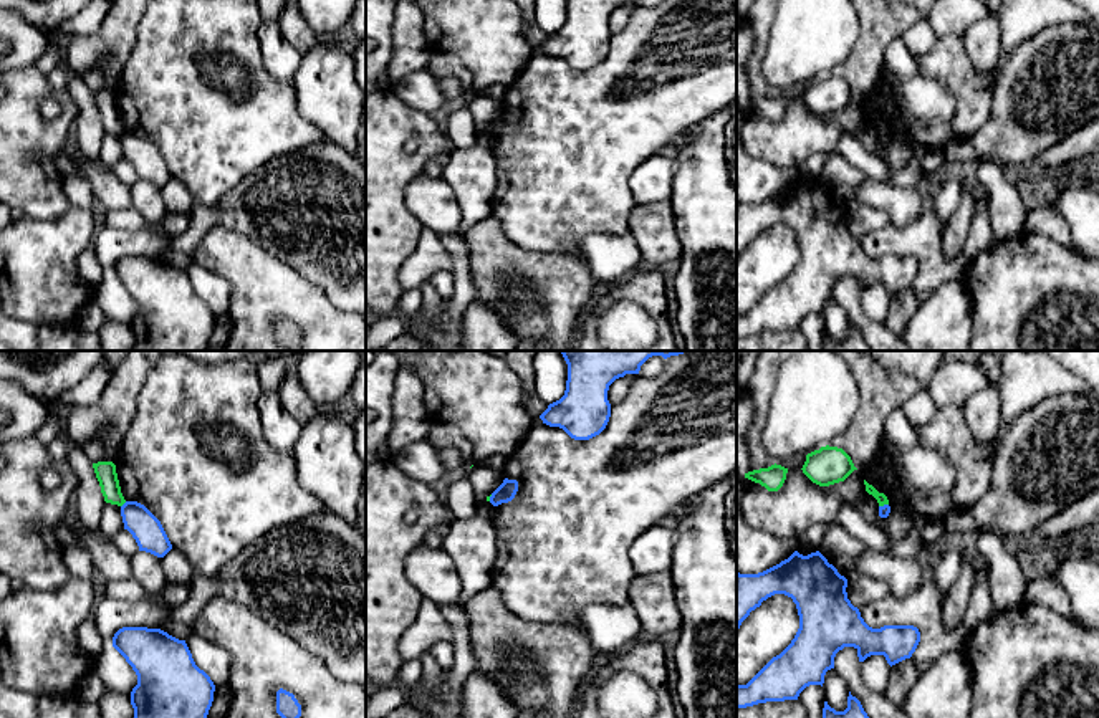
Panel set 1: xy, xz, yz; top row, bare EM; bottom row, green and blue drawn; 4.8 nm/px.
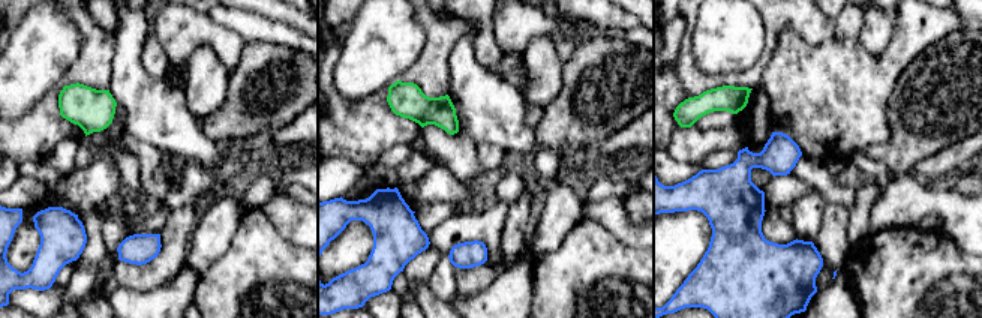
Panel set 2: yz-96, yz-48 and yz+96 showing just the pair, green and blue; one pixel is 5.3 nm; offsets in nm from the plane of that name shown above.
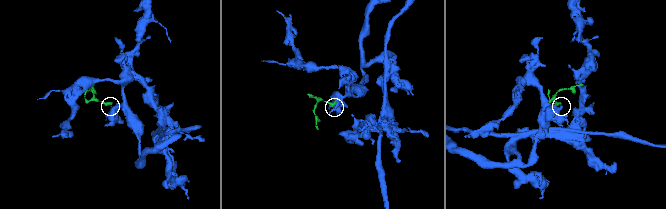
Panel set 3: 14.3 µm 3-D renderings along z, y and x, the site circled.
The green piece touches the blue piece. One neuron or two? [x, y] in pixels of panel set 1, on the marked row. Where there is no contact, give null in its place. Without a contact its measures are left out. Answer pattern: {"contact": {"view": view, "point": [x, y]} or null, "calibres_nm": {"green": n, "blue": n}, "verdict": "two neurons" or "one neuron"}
{"contact": {"view": "xy", "point": [123, 503]}, "calibres_nm": {"green": 100, "blue": 150}, "verdict": "two neurons"}

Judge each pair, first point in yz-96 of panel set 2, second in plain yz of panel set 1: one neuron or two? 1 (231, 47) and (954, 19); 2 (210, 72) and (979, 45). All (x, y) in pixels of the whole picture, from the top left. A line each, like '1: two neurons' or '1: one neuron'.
1: one neuron
2: one neuron

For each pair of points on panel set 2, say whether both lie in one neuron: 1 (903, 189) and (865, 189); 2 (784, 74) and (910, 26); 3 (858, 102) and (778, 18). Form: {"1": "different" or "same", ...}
{"1": "different", "2": "same", "3": "different"}

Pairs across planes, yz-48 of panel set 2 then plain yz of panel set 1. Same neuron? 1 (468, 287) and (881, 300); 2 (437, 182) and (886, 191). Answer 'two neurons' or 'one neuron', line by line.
1: two neurons
2: one neuron

